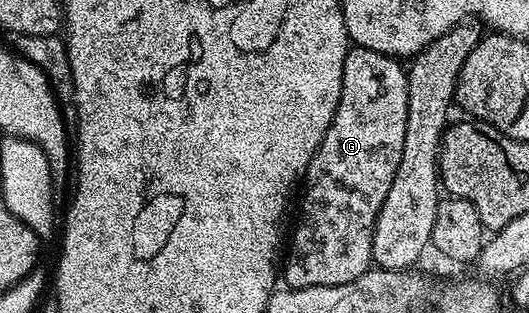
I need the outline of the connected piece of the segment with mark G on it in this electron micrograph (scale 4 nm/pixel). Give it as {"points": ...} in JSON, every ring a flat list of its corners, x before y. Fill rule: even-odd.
{"points":[[350,47,343,62,343,90,335,118,303,177,305,197,301,200,301,217,293,232,289,261,283,264,283,280,288,287,343,286,347,282,355,282,363,273,370,271,374,263,372,234,376,216,391,188,391,182,395,182,395,172,399,170,399,160,403,158,409,78,401,64,400,59,387,54]]}

